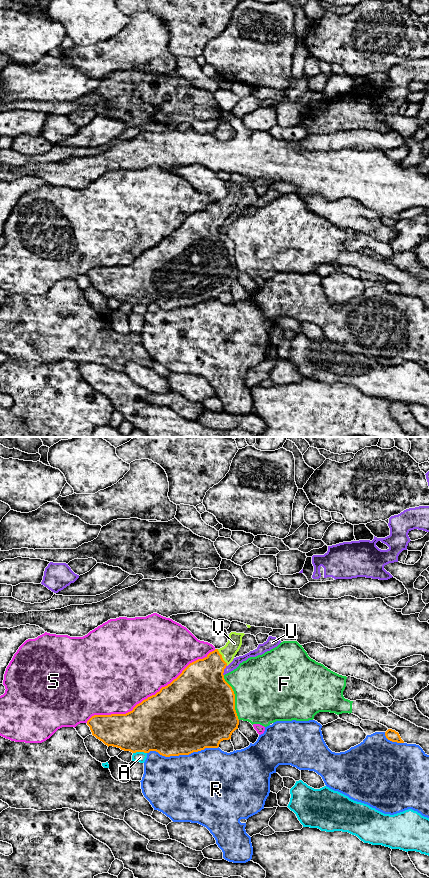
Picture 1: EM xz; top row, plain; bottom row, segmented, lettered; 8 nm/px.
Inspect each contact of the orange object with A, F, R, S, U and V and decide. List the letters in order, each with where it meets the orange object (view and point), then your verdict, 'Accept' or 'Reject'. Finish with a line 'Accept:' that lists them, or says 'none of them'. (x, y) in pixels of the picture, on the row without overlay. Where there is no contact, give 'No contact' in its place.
A: Touches orange at xz (139, 303). Reject
F: Touches orange at xz (234, 249). Reject
R: Touches orange at xz (182, 306). Reject
S: Touches orange at xz (150, 248). Reject
U: Touches orange at xz (223, 222). Reject
V: Touches orange at xz (221, 209). Accept
Accept: V

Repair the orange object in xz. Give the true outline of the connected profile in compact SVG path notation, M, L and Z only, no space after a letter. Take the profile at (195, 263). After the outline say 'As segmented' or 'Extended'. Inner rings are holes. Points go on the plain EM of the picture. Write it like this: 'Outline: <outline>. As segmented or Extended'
Outline: M231 184L224 199L215 201L205 210L190 215L170 236L137 256L132 263L126 266L92 268L87 273L92 287L108 299L113 298L132 305L156 303L165 309L189 307L205 300L218 300L221 293L231 291L232 285L239 277L235 262L235 246L225 233L223 225L239 203L244 187L244 185Z. Extended

